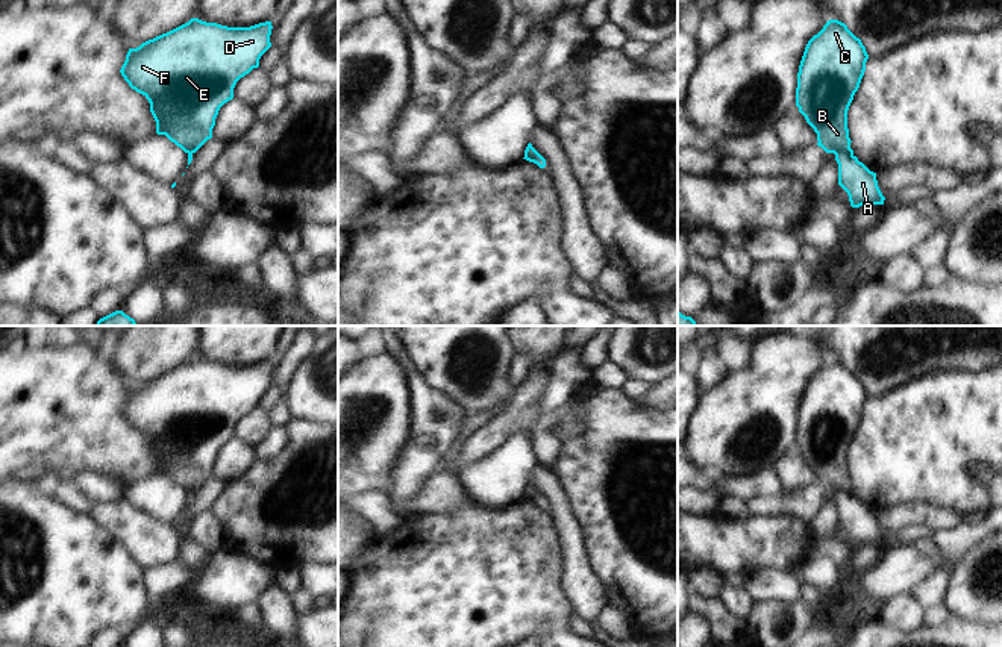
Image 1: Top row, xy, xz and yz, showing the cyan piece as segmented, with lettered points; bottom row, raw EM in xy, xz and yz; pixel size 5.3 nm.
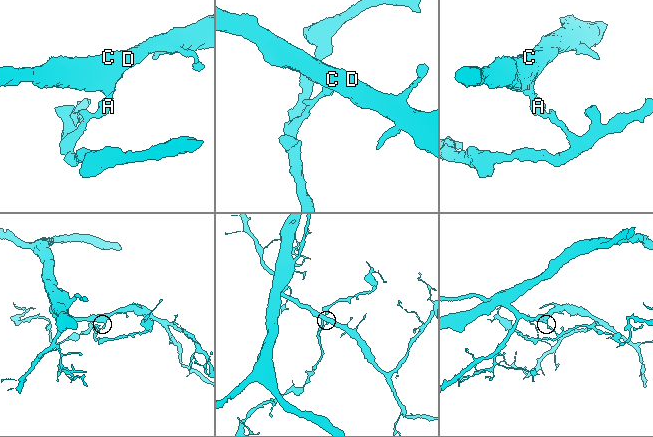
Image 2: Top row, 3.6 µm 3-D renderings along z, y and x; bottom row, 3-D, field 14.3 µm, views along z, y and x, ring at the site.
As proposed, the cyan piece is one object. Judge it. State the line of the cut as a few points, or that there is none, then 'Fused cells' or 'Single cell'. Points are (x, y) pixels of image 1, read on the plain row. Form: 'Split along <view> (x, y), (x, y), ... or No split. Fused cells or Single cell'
Split along yz (852, 493), (836, 494). Fused cells

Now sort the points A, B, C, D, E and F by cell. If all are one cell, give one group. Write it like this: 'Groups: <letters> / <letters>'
Groups: A / B C D E F

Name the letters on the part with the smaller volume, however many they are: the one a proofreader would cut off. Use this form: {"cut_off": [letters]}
{"cut_off": ["A"]}

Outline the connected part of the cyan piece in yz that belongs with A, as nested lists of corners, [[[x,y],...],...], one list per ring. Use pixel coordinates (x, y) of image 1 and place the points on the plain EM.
[[[837,492],[838,524],[847,532],[852,547],[863,544],[884,544],[876,512],[870,511],[856,495]]]

